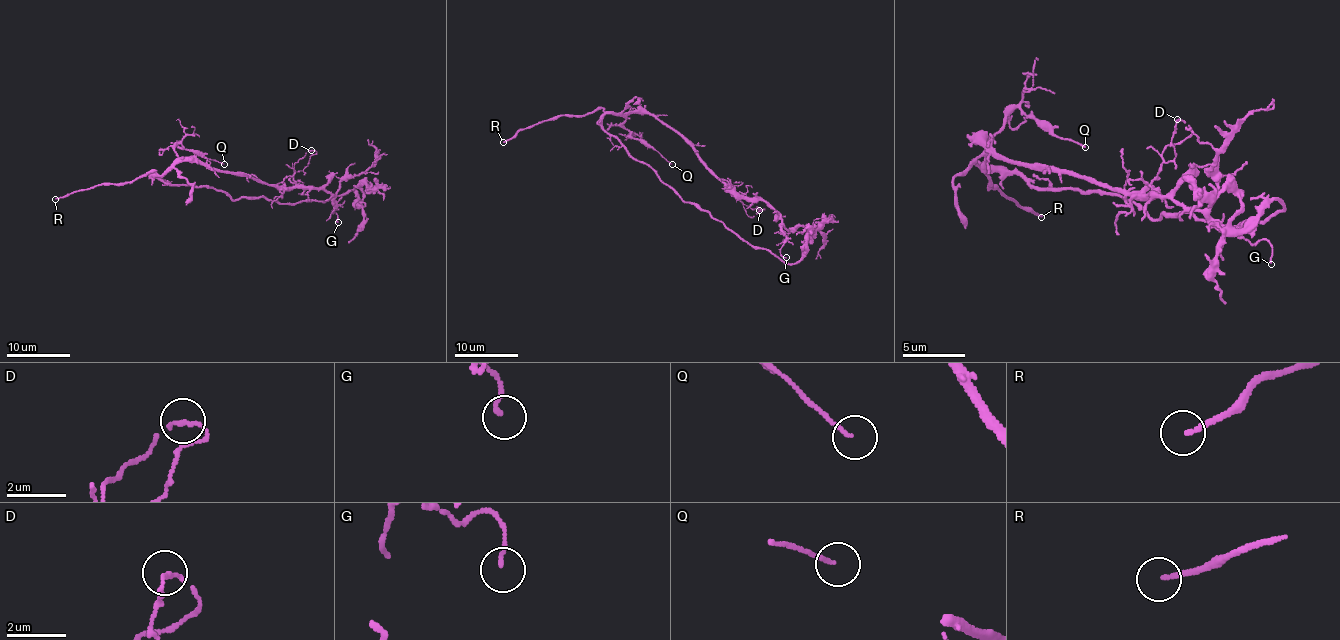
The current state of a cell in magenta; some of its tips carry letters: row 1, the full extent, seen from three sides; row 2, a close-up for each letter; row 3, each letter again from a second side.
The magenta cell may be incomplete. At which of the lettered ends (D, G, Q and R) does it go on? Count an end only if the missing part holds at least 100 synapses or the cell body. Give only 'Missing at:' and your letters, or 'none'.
Missing at: R

